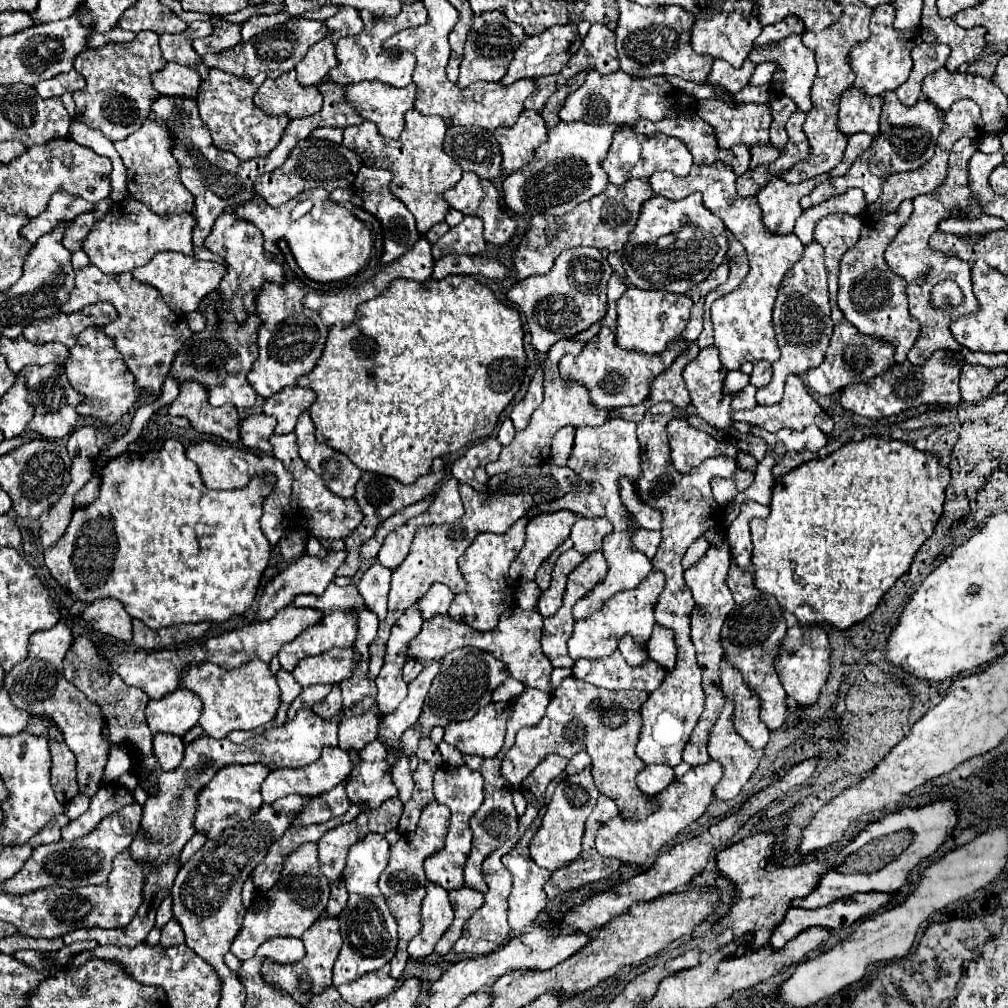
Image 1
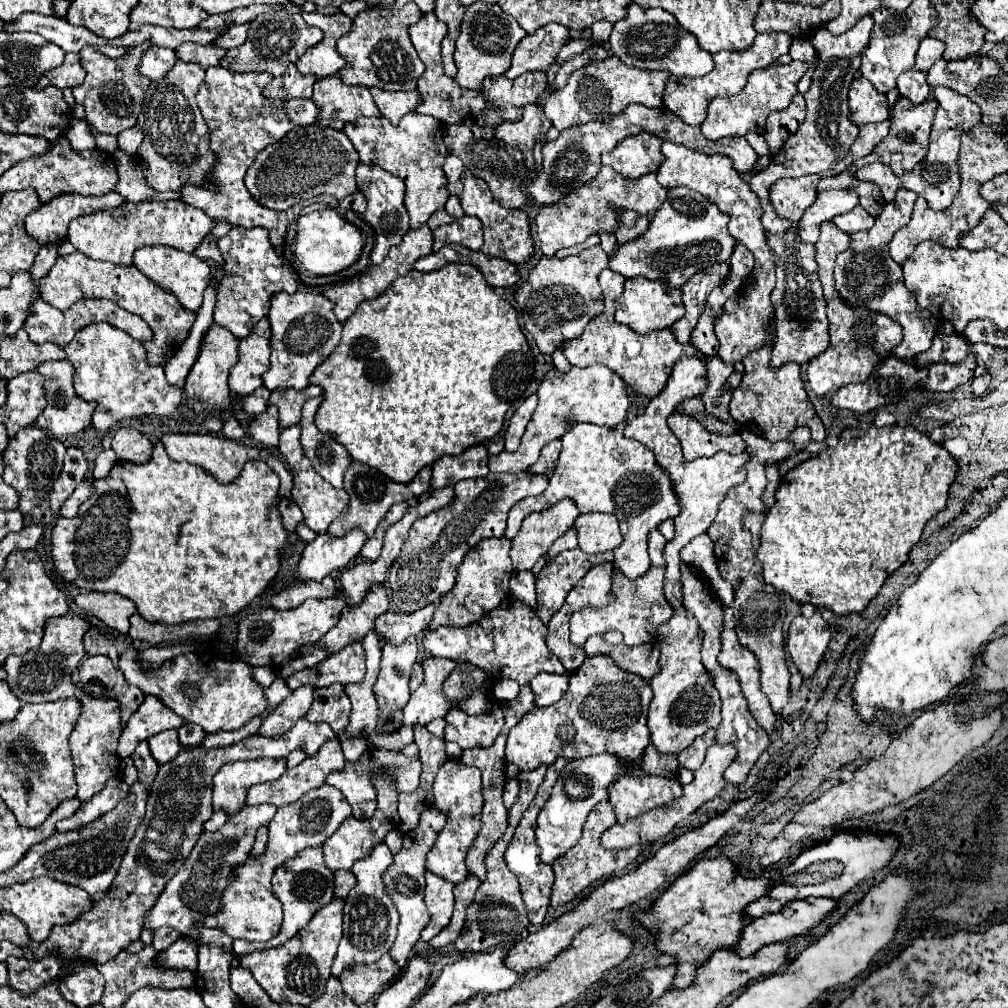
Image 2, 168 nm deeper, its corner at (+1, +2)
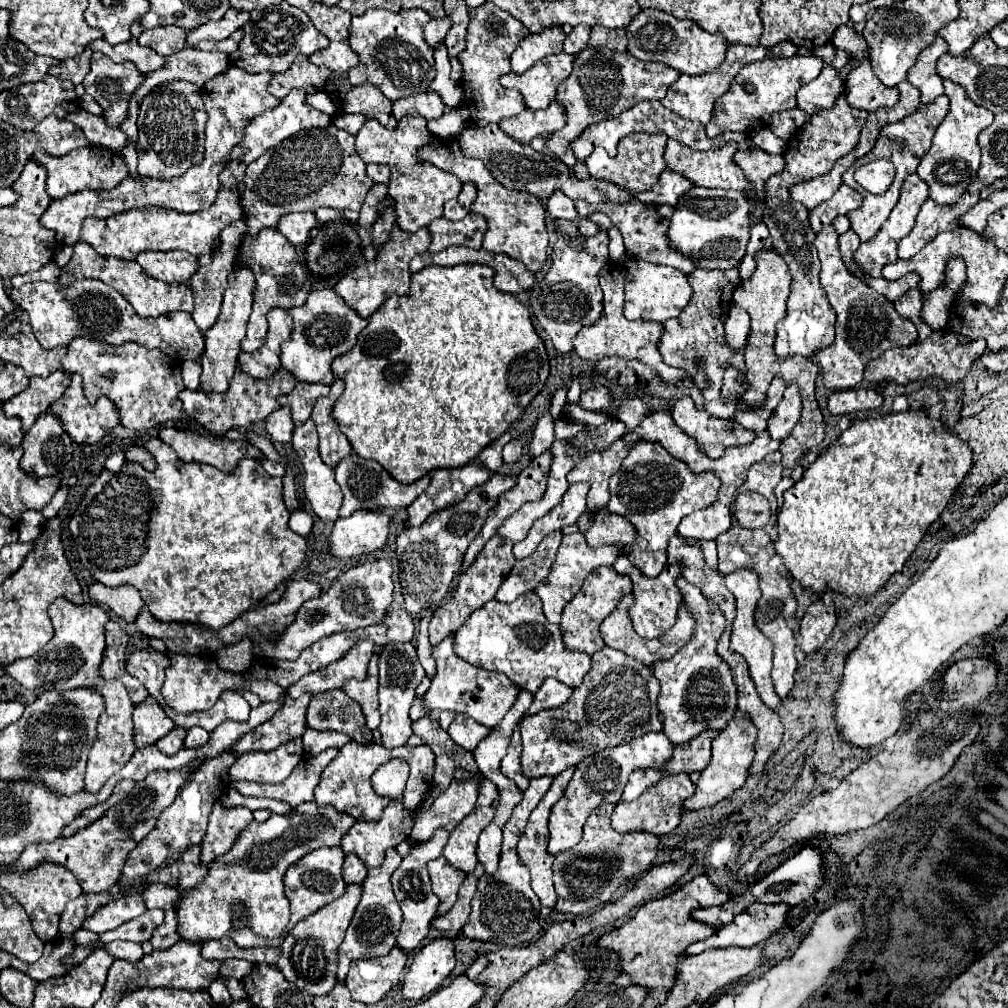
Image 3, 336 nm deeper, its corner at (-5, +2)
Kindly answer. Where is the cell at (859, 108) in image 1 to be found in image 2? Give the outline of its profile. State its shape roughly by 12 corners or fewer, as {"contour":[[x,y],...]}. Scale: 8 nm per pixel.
{"contour":[[869,80],[849,88],[851,120],[859,126],[889,116],[887,96]]}

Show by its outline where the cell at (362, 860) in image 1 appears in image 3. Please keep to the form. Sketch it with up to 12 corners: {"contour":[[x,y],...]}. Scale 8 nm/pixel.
{"contour":[[395,848],[367,872],[339,946],[337,980],[359,958],[391,952],[403,916],[391,890]]}

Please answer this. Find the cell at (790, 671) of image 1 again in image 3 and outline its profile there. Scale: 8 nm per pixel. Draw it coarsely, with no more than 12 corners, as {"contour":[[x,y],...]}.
{"contour":[[815,602],[799,624],[799,646],[813,654],[837,624],[831,606]]}

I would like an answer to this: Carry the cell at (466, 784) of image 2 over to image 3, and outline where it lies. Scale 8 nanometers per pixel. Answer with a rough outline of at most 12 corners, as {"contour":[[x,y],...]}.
{"contour":[[455,768],[455,780],[479,780],[473,812],[449,834],[443,856],[469,874],[477,838],[493,820],[499,792],[481,772]]}

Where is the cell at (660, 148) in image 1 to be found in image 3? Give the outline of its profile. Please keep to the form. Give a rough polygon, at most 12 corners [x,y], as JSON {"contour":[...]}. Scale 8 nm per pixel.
{"contour":[[631,134],[615,158],[587,158],[593,178],[647,190],[665,170],[667,136]]}

